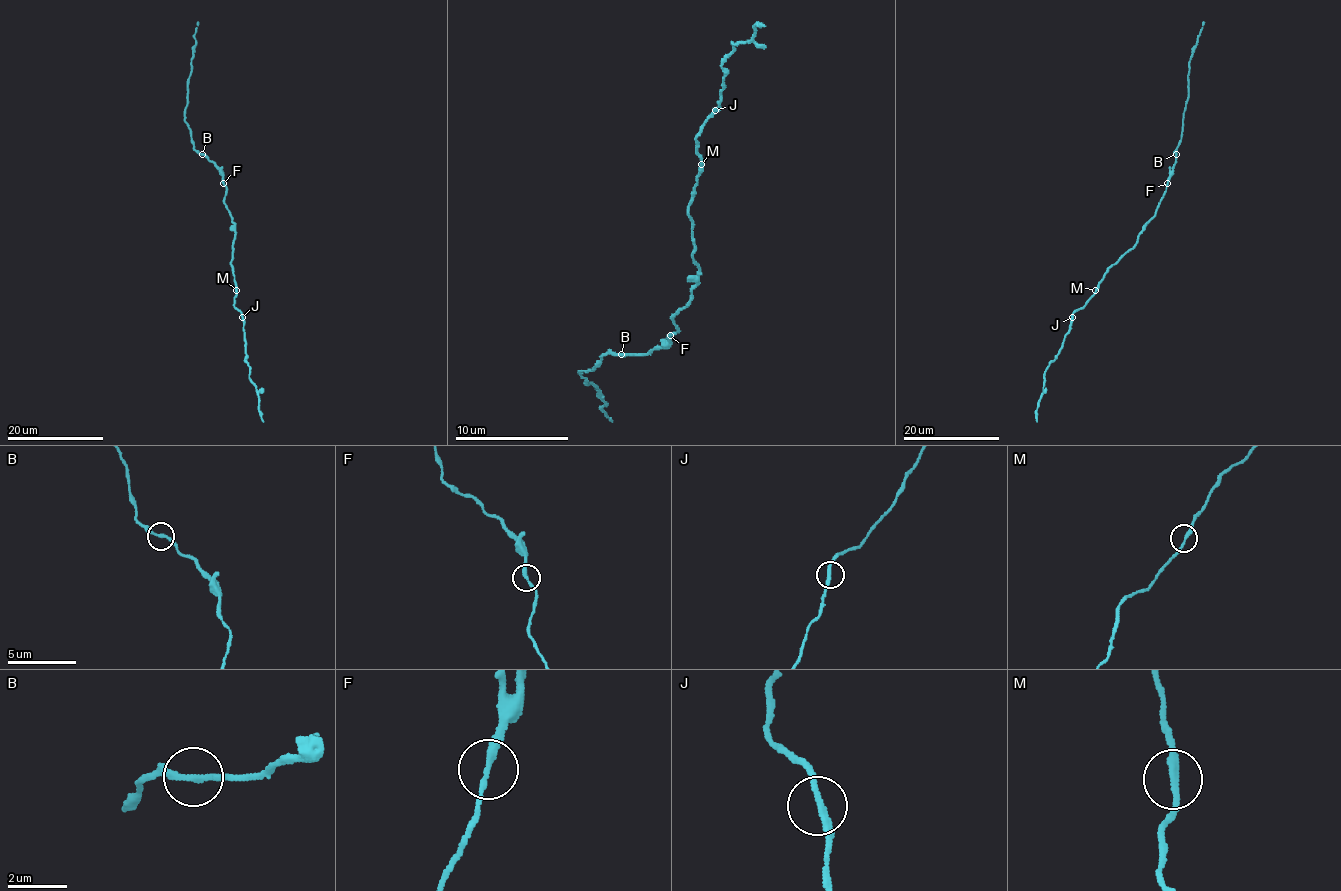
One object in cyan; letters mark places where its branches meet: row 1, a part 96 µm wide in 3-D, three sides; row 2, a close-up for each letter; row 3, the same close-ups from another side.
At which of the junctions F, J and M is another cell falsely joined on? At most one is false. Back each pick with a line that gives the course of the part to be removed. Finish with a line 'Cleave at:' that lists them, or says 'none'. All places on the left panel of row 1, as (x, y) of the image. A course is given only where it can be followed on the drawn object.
Cleave at: none

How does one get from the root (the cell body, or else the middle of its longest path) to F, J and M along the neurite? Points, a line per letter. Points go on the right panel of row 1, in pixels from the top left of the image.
F: (1144, 227), (1154, 216), (1167, 183)
J: (1144, 227), (1137, 242), (1108, 268), (1095, 293), (1072, 317)
M: (1144, 227), (1137, 242), (1108, 268), (1095, 290)

